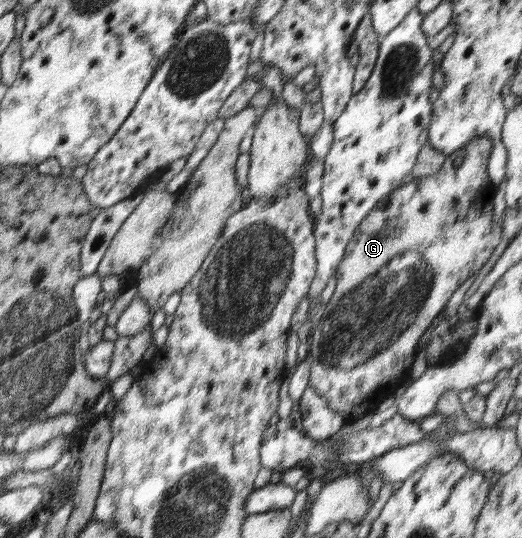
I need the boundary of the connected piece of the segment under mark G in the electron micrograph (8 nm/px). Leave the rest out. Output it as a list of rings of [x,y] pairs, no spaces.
[[[481,136],[471,142],[467,142],[459,150],[450,153],[443,162],[441,169],[430,176],[413,178],[409,183],[400,185],[389,195],[377,202],[377,205],[367,214],[364,220],[355,231],[355,235],[347,242],[345,255],[339,262],[338,268],[334,273],[336,277],[336,288],[332,298],[325,304],[325,311],[319,321],[316,321],[310,328],[310,380],[308,385],[318,391],[328,403],[328,406],[342,415],[348,423],[359,419],[363,415],[376,412],[378,405],[389,396],[393,396],[395,391],[405,385],[410,379],[411,367],[417,355],[419,339],[432,327],[433,319],[444,310],[453,292],[489,259],[489,256],[497,247],[501,235],[503,235],[502,218],[498,224],[493,224],[493,197],[496,192],[497,184],[489,179],[487,171],[488,157],[493,149],[492,139]]]

